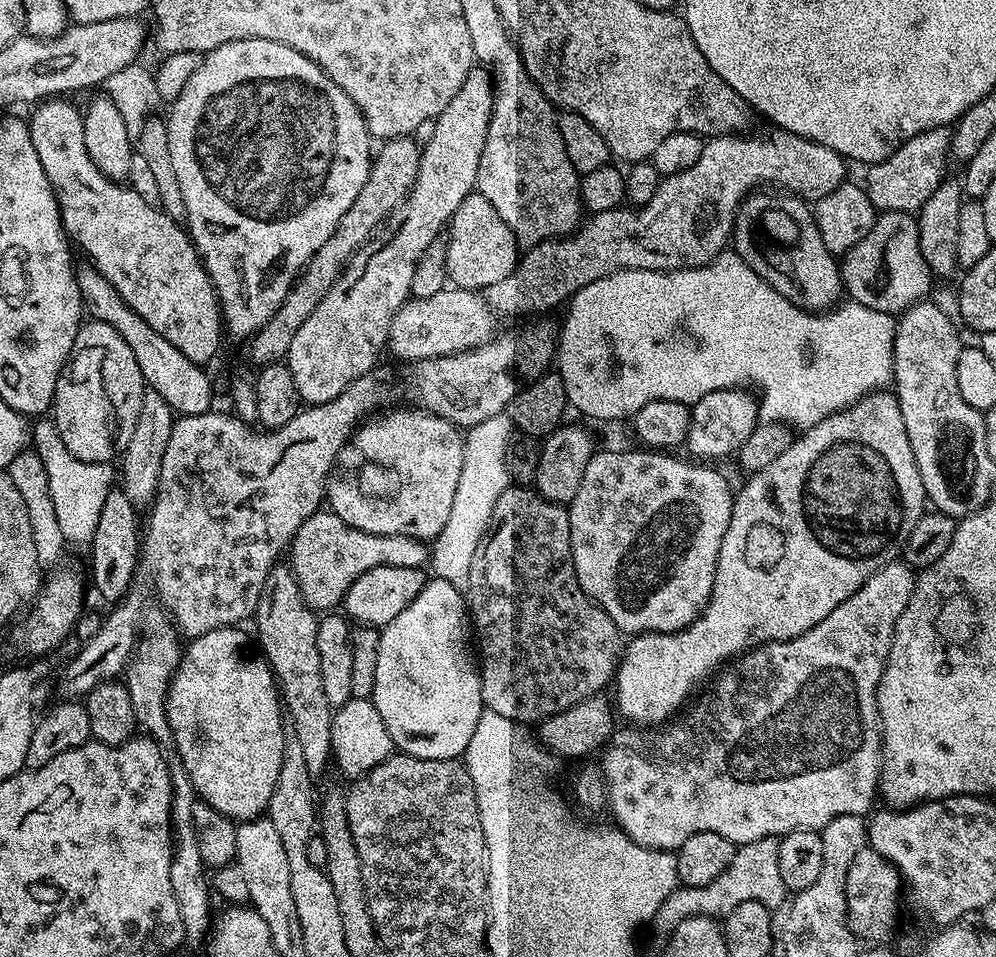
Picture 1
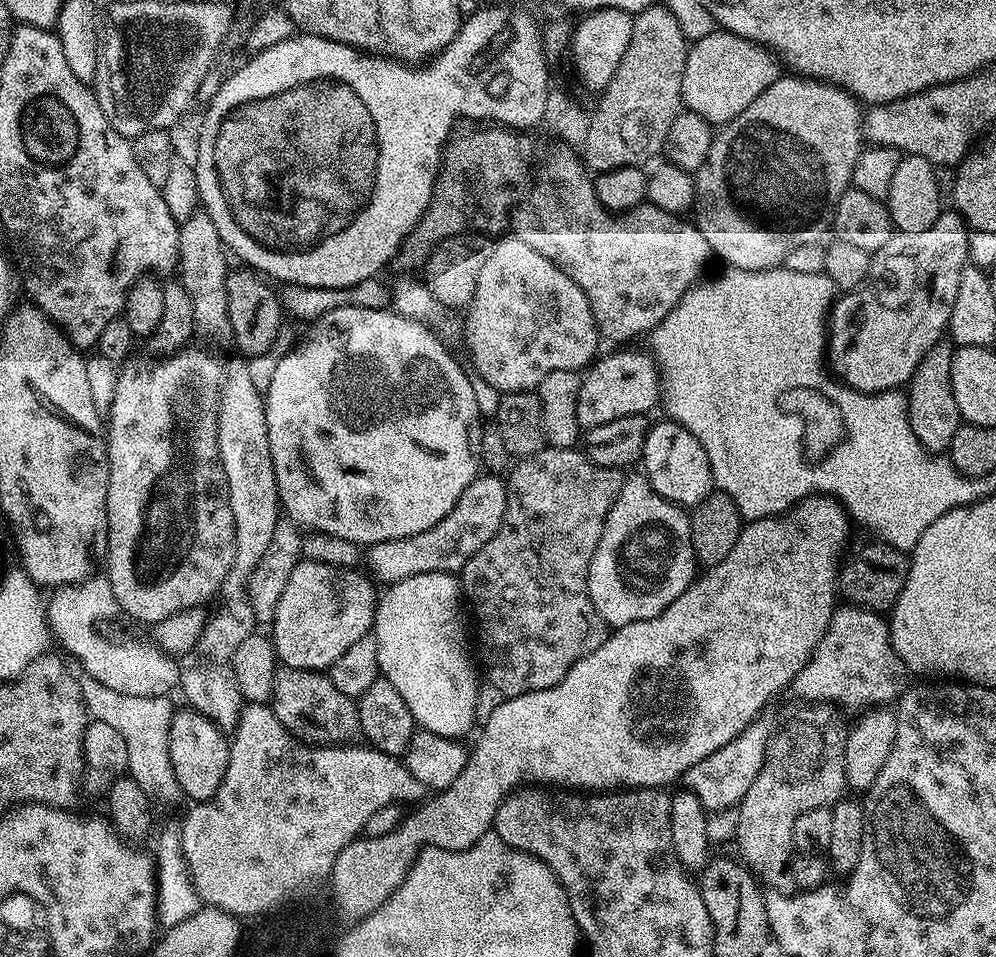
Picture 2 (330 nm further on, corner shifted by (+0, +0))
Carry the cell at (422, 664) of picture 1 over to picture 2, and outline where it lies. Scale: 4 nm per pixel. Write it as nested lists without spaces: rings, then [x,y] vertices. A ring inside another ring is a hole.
[[[446,572],[418,574],[414,578],[406,578],[397,584],[387,585],[383,591],[376,606],[376,619],[374,621],[374,635],[376,637],[376,645],[378,646],[378,662],[380,663],[381,677],[388,680],[390,686],[394,686],[394,690],[398,690],[398,694],[402,694],[402,699],[406,701],[406,706],[410,706],[410,714],[416,719],[417,725],[423,731],[433,732],[439,736],[449,738],[464,738],[464,735],[471,730],[472,724],[475,725],[477,723],[476,699],[480,693],[481,681],[479,679],[476,680],[478,668],[474,663],[473,653],[472,656],[468,653],[468,628],[464,625],[464,612],[460,609],[460,604],[462,605],[462,585],[459,579],[455,575]]]

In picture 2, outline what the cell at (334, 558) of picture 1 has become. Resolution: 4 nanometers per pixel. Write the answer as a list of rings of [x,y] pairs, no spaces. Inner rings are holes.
[[[480,474],[466,490],[462,490],[462,498],[430,530],[422,530],[413,536],[406,538],[394,538],[386,542],[367,545],[366,564],[367,571],[371,573],[377,581],[381,580],[381,585],[387,586],[397,584],[406,578],[414,578],[418,574],[434,574],[435,572],[446,572],[449,574],[459,573],[498,534],[498,530],[504,521],[506,514],[506,490],[507,483],[496,474]]]

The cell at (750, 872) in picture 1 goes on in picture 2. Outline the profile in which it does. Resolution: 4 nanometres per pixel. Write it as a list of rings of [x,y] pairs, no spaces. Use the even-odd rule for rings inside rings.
[[[823,702],[795,703],[781,710],[776,724],[774,720],[762,768],[735,813],[739,855],[761,877],[785,871],[794,852],[792,835],[798,814],[835,804],[845,795],[848,782],[844,757],[846,723],[839,716],[841,713]]]

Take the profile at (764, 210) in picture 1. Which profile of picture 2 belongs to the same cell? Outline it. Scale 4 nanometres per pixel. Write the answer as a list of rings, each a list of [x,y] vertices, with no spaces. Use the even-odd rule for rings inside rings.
[[[799,74],[781,75],[738,118],[734,118],[730,123],[723,125],[713,135],[710,154],[706,154],[706,162],[694,173],[696,181],[696,199],[694,201],[694,223],[696,229],[706,238],[710,246],[713,257],[730,268],[741,268],[747,272],[761,272],[767,268],[778,268],[783,265],[786,257],[798,246],[817,243],[824,231],[829,231],[832,222],[832,210],[836,207],[838,198],[842,198],[844,191],[852,183],[854,174],[854,162],[858,162],[862,151],[862,104],[857,97],[845,88],[840,88],[837,84],[830,84],[826,80],[814,80],[805,78]]]

